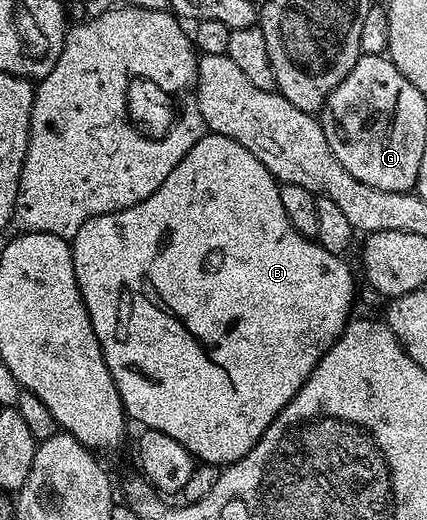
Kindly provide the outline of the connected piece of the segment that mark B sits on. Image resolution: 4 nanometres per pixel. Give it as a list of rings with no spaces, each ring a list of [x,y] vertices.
[[[205,133],[194,149],[190,149],[190,153],[174,165],[174,173],[170,173],[170,177],[166,177],[164,184],[150,193],[146,201],[86,221],[86,225],[82,225],[82,229],[78,229],[76,236],[70,240],[76,280],[90,313],[98,345],[122,397],[125,416],[131,422],[133,419],[136,423],[144,423],[140,425],[149,431],[161,431],[166,433],[166,437],[174,437],[178,445],[191,453],[193,460],[217,469],[236,463],[250,453],[260,434],[276,420],[278,413],[282,413],[298,389],[302,389],[320,358],[348,326],[353,314],[356,279],[351,269],[343,263],[345,260],[341,256],[330,253],[315,238],[294,229],[290,217],[286,217],[286,209],[282,209],[280,188],[281,184],[272,178],[250,149],[242,149],[242,145],[238,145],[238,141],[230,141],[230,137]]]

